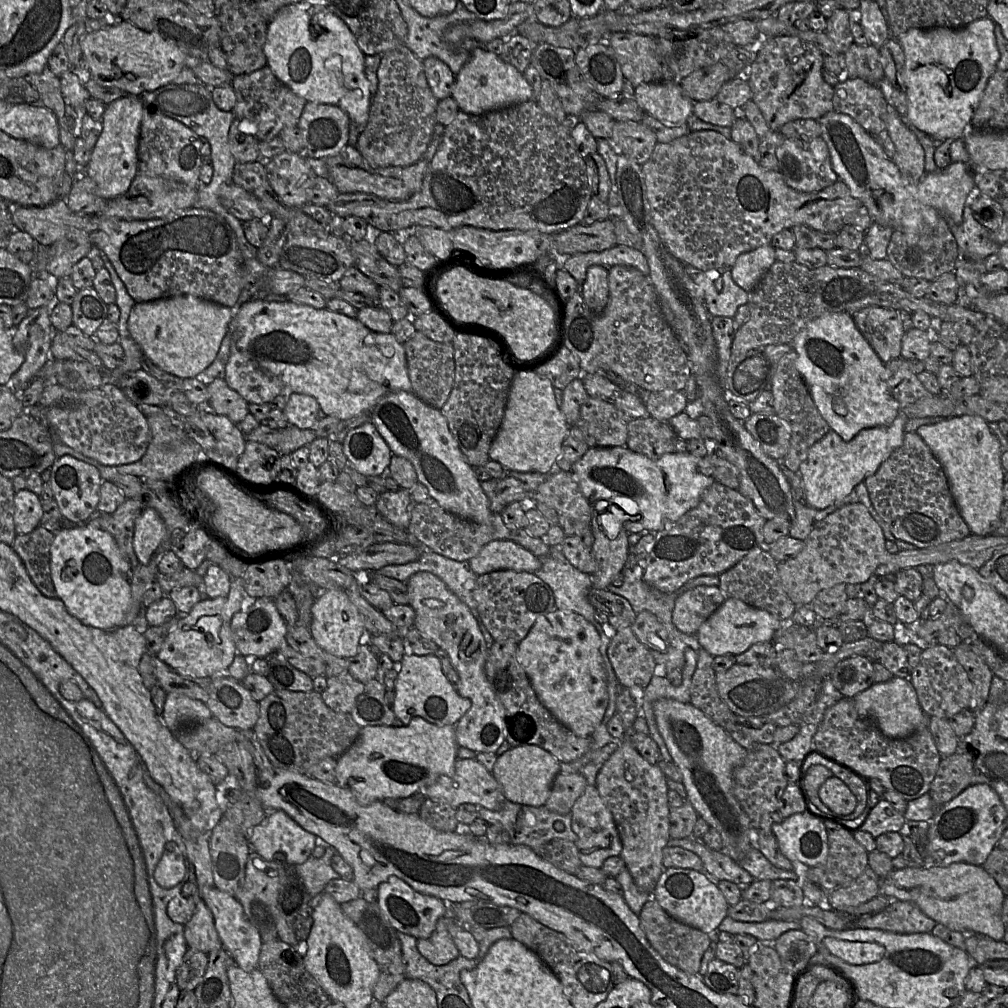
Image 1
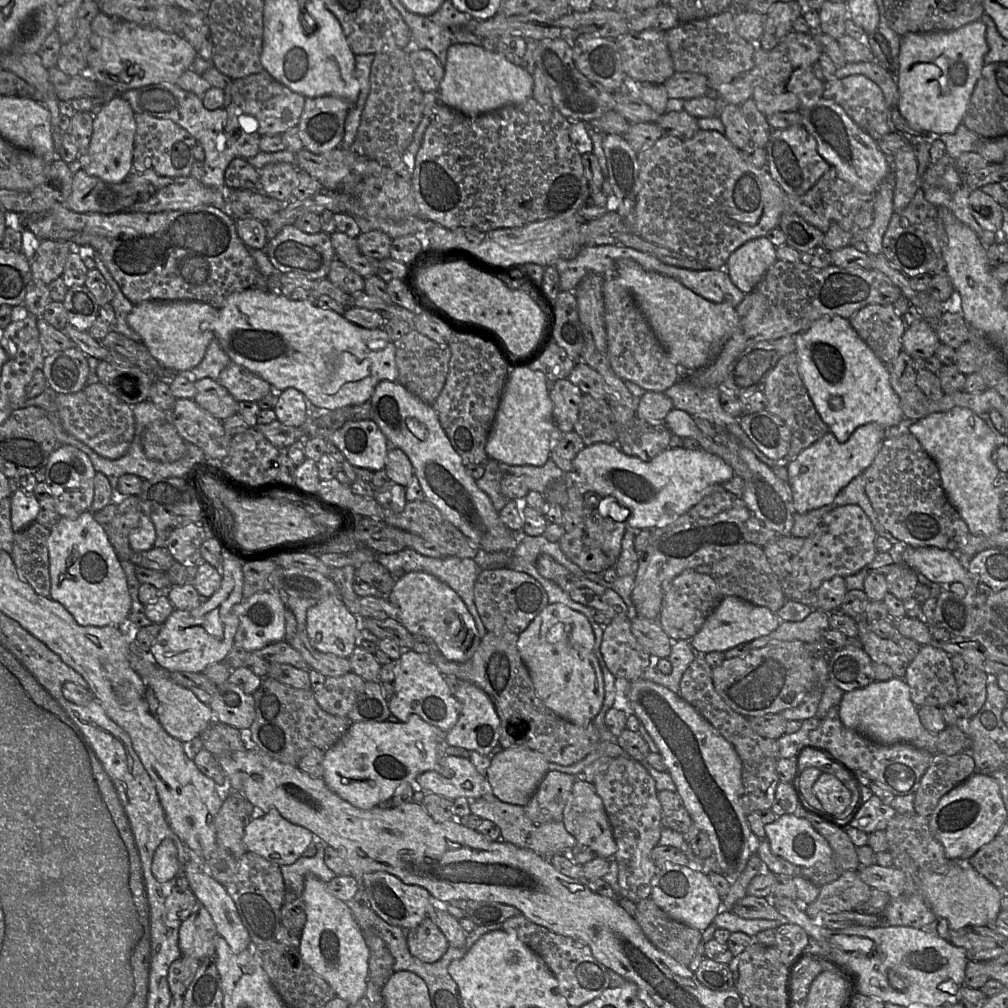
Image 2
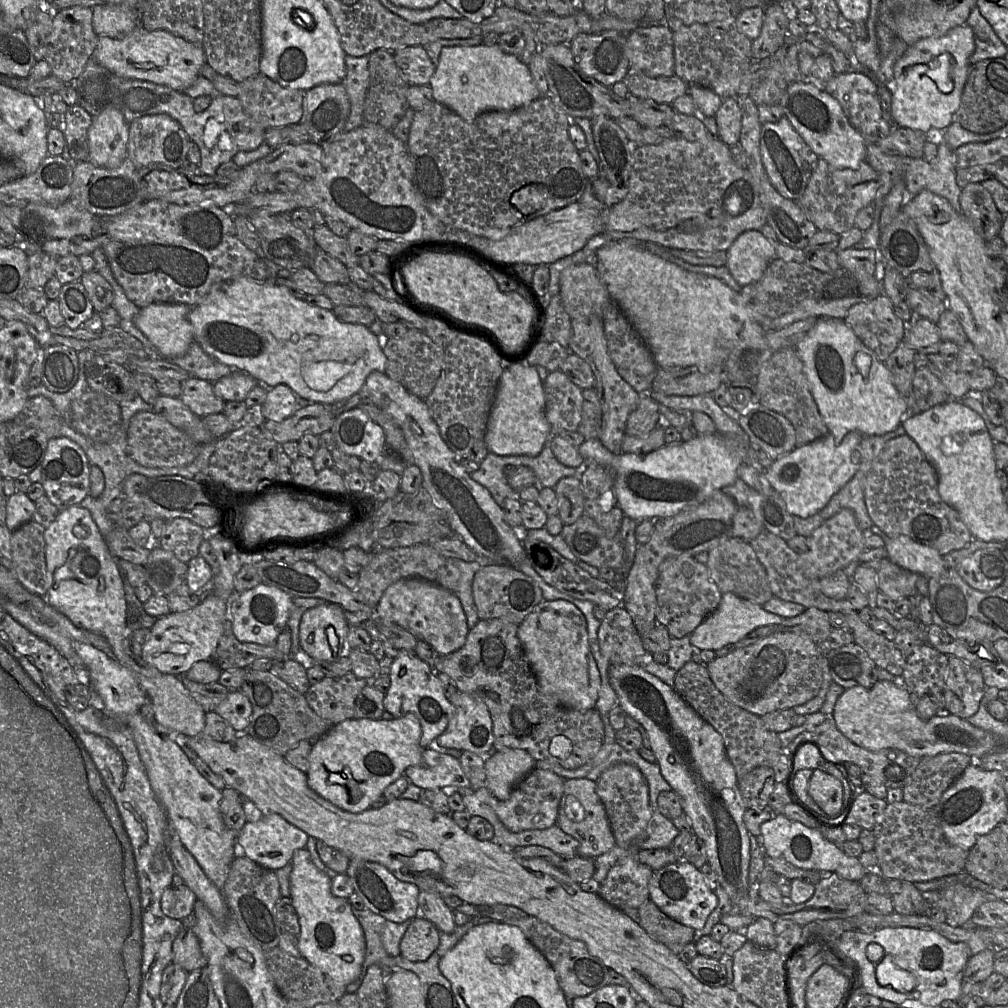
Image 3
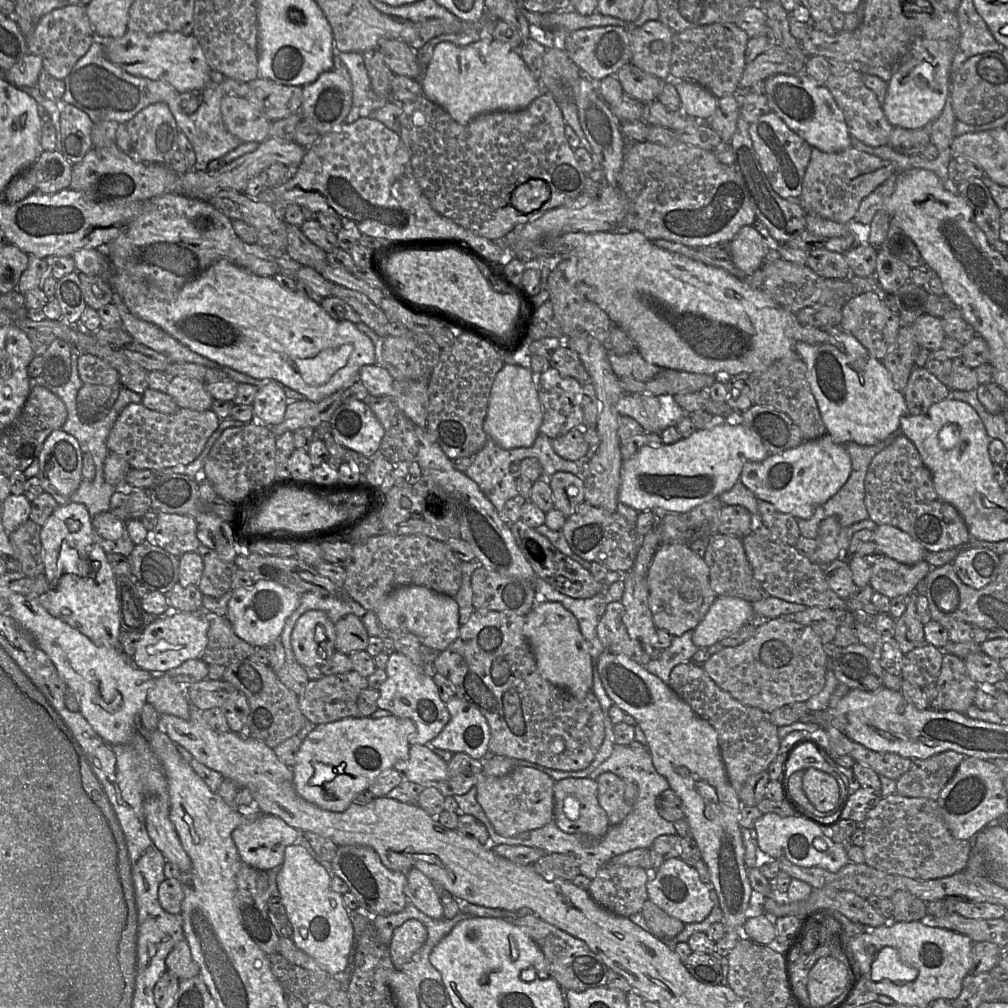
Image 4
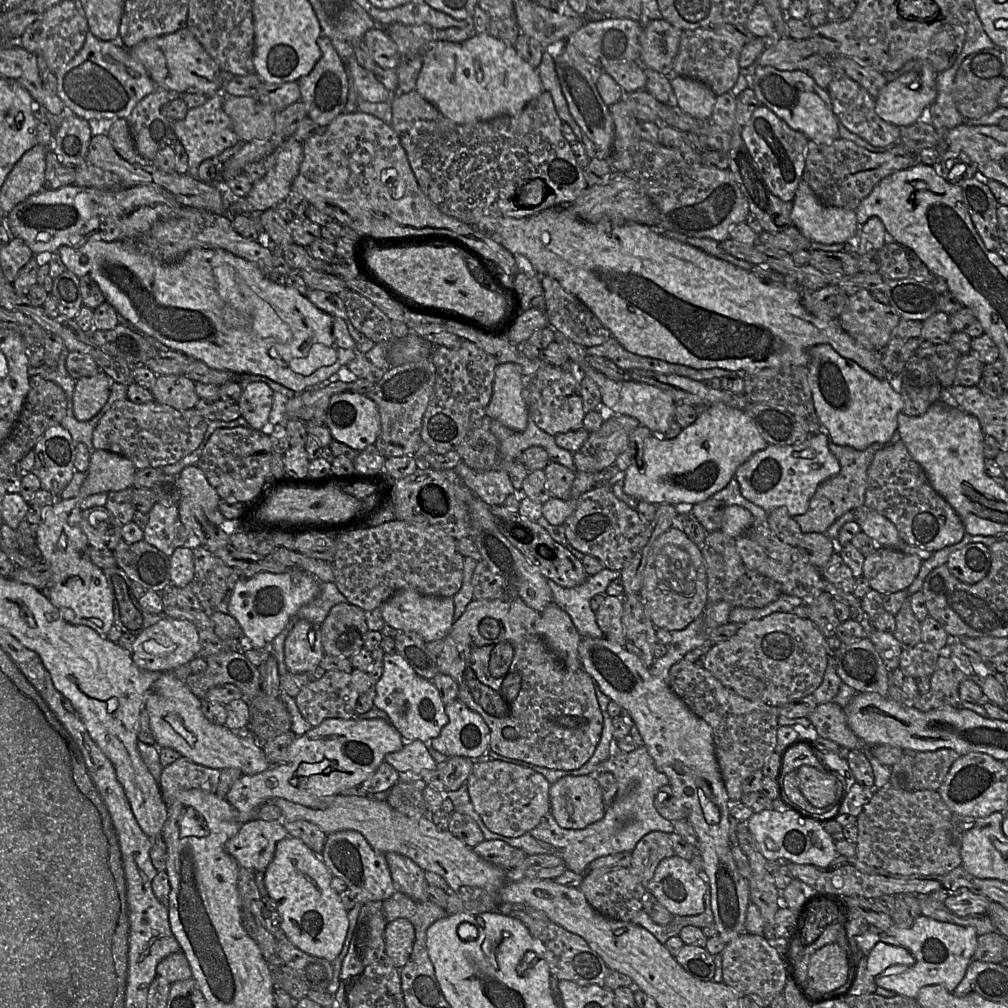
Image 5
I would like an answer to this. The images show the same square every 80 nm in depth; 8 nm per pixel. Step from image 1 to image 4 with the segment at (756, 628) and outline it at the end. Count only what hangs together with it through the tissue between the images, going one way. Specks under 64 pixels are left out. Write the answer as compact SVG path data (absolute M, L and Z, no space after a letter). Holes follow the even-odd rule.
M730 596L717 597L693 630L692 641L698 648L708 648L731 636L754 618L749 601Z

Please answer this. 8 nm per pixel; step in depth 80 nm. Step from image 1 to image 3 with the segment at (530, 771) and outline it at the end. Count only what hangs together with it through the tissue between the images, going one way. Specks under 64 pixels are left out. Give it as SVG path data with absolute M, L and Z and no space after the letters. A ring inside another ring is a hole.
M502 749L485 761L485 786L499 801L504 801L535 764L525 750Z

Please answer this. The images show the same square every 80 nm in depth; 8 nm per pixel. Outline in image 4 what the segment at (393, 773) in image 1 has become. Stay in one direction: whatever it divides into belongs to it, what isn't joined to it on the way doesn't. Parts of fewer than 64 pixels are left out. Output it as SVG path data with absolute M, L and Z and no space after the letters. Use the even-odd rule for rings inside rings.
M347 717L315 726L303 739L292 768L296 792L318 807L344 812L355 797L384 771L409 756L409 737L416 732L409 718Z

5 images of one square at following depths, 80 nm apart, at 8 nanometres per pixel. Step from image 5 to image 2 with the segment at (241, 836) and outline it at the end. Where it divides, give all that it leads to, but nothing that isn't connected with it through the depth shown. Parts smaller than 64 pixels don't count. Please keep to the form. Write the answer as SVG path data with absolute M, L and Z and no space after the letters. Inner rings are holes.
M270 810L246 822L243 843L248 852L255 853L278 866L286 866L303 856L312 842L313 835L310 830L285 819L277 810Z

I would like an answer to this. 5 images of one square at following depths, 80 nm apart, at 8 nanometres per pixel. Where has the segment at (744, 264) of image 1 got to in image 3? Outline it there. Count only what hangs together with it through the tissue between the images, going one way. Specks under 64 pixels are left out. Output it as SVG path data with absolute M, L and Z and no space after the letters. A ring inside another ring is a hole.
M748 230L741 233L727 250L725 266L735 281L743 287L749 284L756 284L774 258L775 243L771 243L758 230Z

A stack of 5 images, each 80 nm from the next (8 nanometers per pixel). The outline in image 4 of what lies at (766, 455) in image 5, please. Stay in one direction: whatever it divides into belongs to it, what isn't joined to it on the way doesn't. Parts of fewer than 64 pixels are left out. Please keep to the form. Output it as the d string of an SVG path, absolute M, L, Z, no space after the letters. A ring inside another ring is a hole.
M826 433L782 453L769 454L761 462L745 463L739 481L758 500L769 502L794 518L808 519L817 507L824 505L841 489L850 474L851 459L844 445L834 443Z

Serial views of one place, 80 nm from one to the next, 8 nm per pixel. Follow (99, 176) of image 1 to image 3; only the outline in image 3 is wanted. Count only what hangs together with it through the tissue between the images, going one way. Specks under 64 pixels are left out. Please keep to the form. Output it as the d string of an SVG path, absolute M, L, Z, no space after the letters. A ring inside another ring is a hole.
M103 110L94 117L88 130L89 154L87 160L95 166L117 168L128 158L129 124L121 111Z

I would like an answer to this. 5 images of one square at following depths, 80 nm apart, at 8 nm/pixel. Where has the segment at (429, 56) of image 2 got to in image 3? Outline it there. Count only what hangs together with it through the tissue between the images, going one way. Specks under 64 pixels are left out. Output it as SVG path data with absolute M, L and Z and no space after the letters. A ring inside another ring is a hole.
M405 46L393 53L402 78L409 85L429 85L436 65L432 62L424 46Z

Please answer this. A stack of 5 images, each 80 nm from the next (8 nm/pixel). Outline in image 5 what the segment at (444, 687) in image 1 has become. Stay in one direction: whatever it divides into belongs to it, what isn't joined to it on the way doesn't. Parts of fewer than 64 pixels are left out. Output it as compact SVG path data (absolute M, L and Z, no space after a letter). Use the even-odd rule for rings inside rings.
M397 653L386 654L382 661L383 674L375 684L374 707L387 713L391 723L401 734L404 742L436 738L448 723L445 704L431 680L419 676Z

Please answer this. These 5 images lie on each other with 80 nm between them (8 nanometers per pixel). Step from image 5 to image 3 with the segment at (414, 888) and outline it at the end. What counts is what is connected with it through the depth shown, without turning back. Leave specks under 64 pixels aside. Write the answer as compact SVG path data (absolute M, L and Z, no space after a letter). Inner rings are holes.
M427 890L418 895L419 915L431 921L440 932L452 933L456 924L452 910L444 903L442 896Z

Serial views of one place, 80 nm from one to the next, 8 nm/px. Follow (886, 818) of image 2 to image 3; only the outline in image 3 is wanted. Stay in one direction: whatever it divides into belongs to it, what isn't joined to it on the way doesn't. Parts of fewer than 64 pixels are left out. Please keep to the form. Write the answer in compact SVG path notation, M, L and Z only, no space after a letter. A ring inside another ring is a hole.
M864 791L853 800L845 823L873 830L878 817L888 804L886 799L877 798L869 792Z

